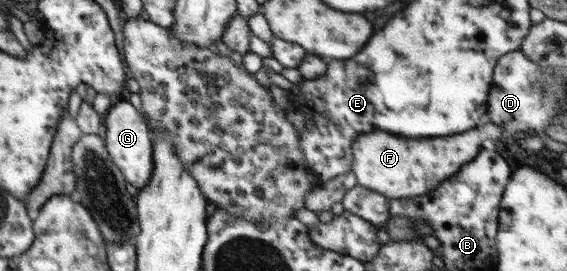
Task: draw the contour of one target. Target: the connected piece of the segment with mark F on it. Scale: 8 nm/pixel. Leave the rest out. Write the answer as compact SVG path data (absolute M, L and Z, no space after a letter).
M492 122L467 130L463 134L447 136L447 138L403 138L387 132L360 134L352 146L352 171L355 173L357 185L377 190L390 199L406 199L419 194L427 194L437 188L439 182L454 175L463 164L471 162L480 151L483 140L493 140L495 144L504 139L502 130Z

